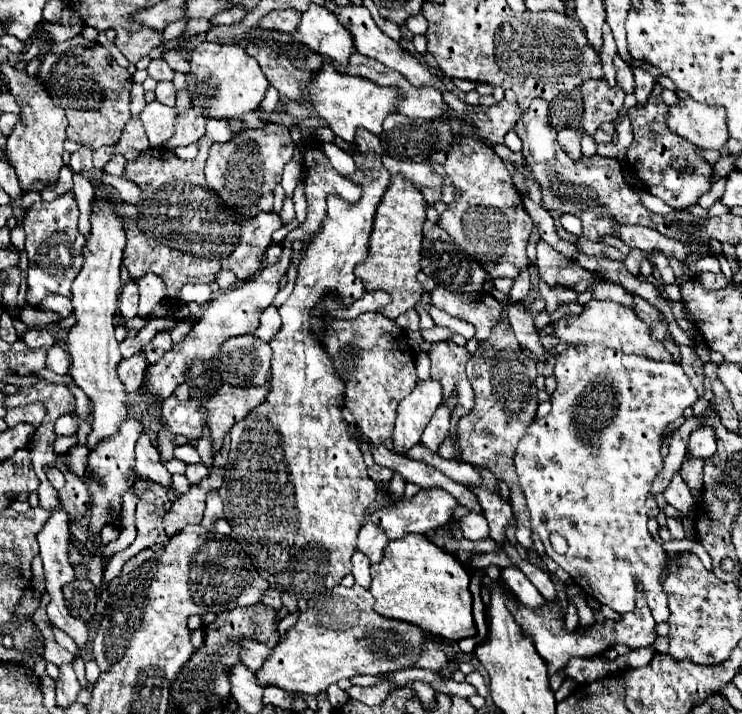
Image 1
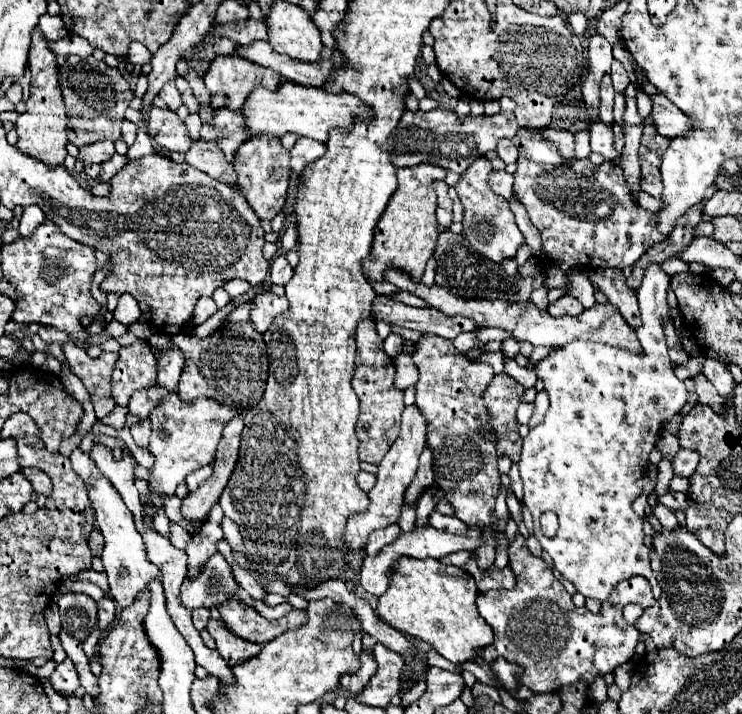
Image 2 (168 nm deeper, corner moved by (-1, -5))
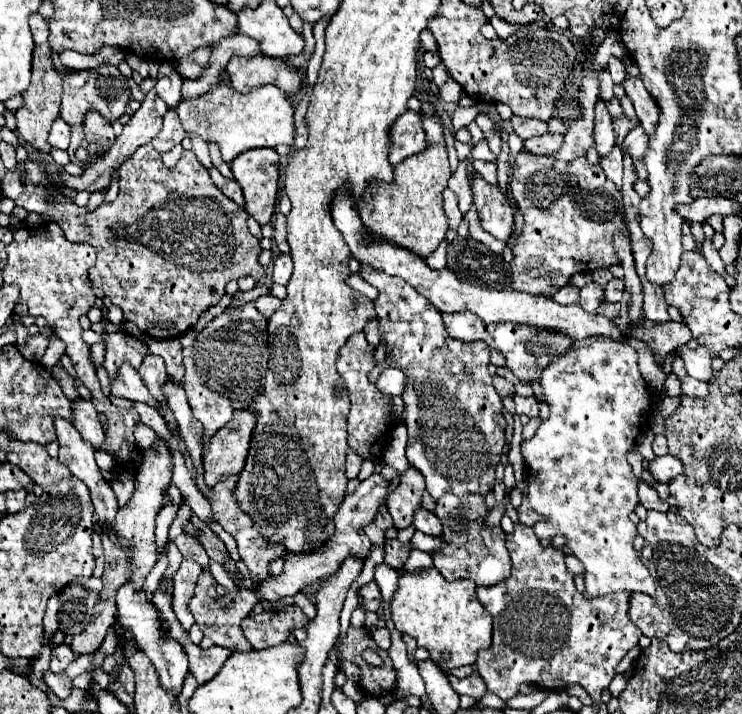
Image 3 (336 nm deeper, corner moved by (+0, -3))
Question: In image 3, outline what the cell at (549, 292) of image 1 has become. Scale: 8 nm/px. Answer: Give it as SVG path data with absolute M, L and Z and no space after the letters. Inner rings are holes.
M592 282L580 290L580 306L586 308L588 312L596 312L602 298L604 298L604 288L598 286L596 282Z

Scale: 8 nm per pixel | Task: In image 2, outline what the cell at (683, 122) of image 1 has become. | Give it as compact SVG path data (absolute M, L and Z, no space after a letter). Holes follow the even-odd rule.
M653 94L651 100L653 100L651 118L659 134L663 134L665 138L675 138L691 130L689 116L683 114L673 102L669 102L669 98L665 98L663 94Z

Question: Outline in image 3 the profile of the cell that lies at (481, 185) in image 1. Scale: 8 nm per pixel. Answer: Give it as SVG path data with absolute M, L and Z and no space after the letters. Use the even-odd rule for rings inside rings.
M474 172L472 192L482 228L494 238L506 242L512 234L512 208L500 188L488 184L478 172Z

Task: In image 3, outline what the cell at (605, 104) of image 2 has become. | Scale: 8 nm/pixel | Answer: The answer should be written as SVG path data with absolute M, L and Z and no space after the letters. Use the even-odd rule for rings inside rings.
M598 100L596 104L596 128L594 128L594 146L600 156L606 156L612 146L616 144L614 130L612 130L612 116L604 104L604 100Z

